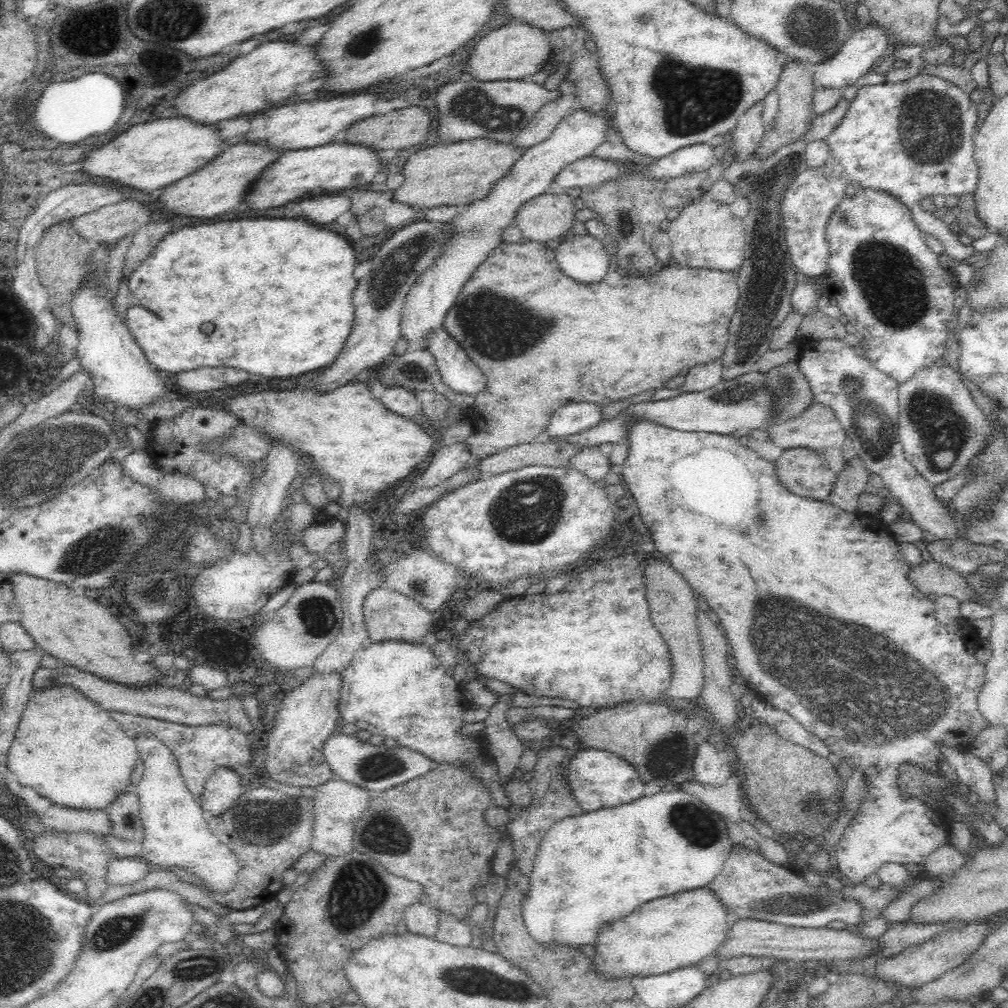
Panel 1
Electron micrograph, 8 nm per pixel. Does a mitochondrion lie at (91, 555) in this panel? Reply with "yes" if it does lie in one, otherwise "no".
yes

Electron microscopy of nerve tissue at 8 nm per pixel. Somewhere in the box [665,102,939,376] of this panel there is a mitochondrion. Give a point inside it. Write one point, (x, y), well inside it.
(893, 284)

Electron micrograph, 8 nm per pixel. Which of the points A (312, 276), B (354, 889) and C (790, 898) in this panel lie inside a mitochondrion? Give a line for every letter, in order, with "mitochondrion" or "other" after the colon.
A: other
B: mitochondrion
C: mitochondrion

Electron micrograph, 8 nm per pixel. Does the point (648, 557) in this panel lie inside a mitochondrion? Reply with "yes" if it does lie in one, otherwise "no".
no

